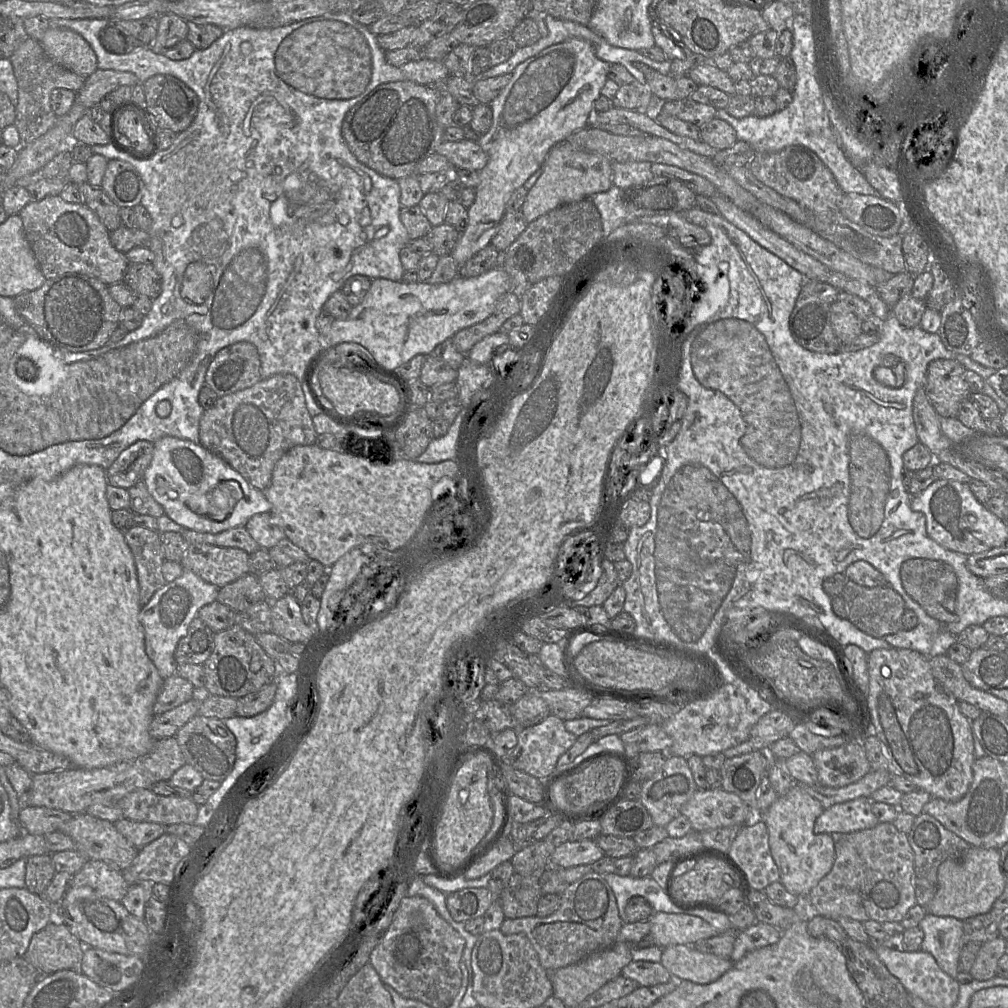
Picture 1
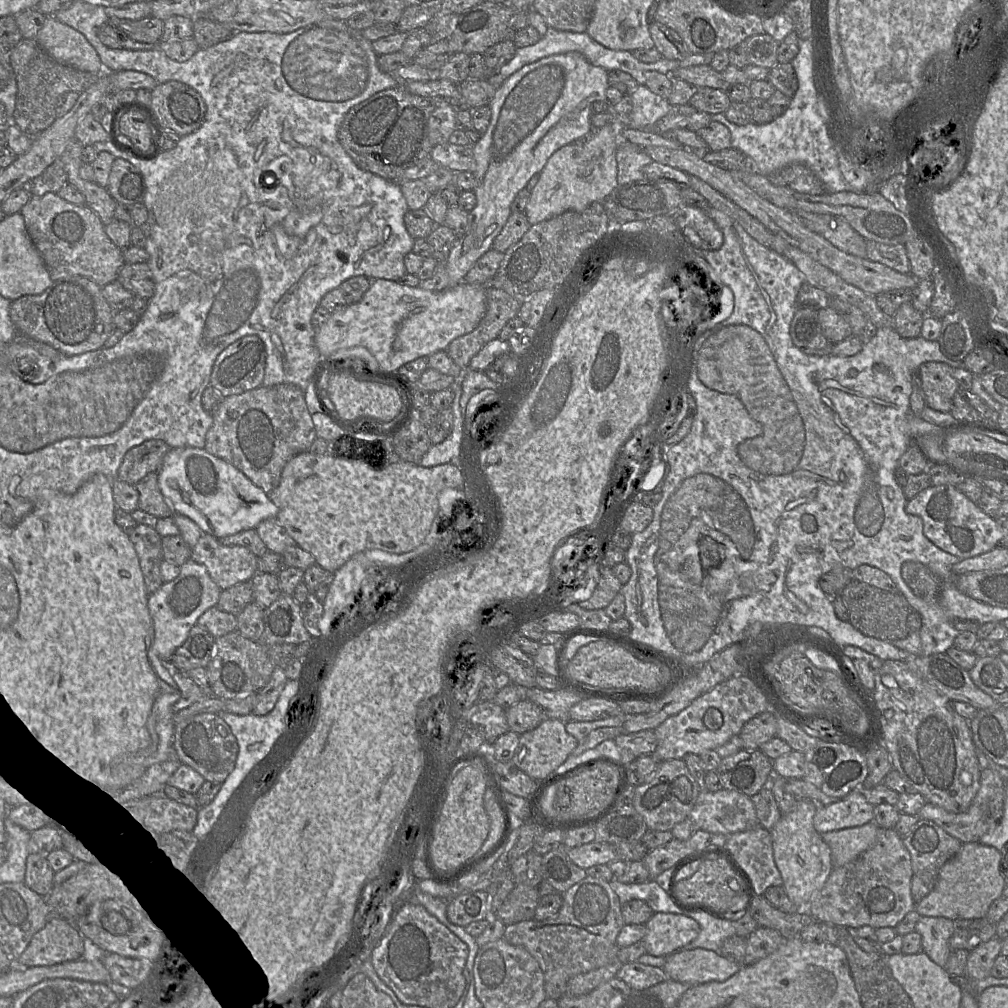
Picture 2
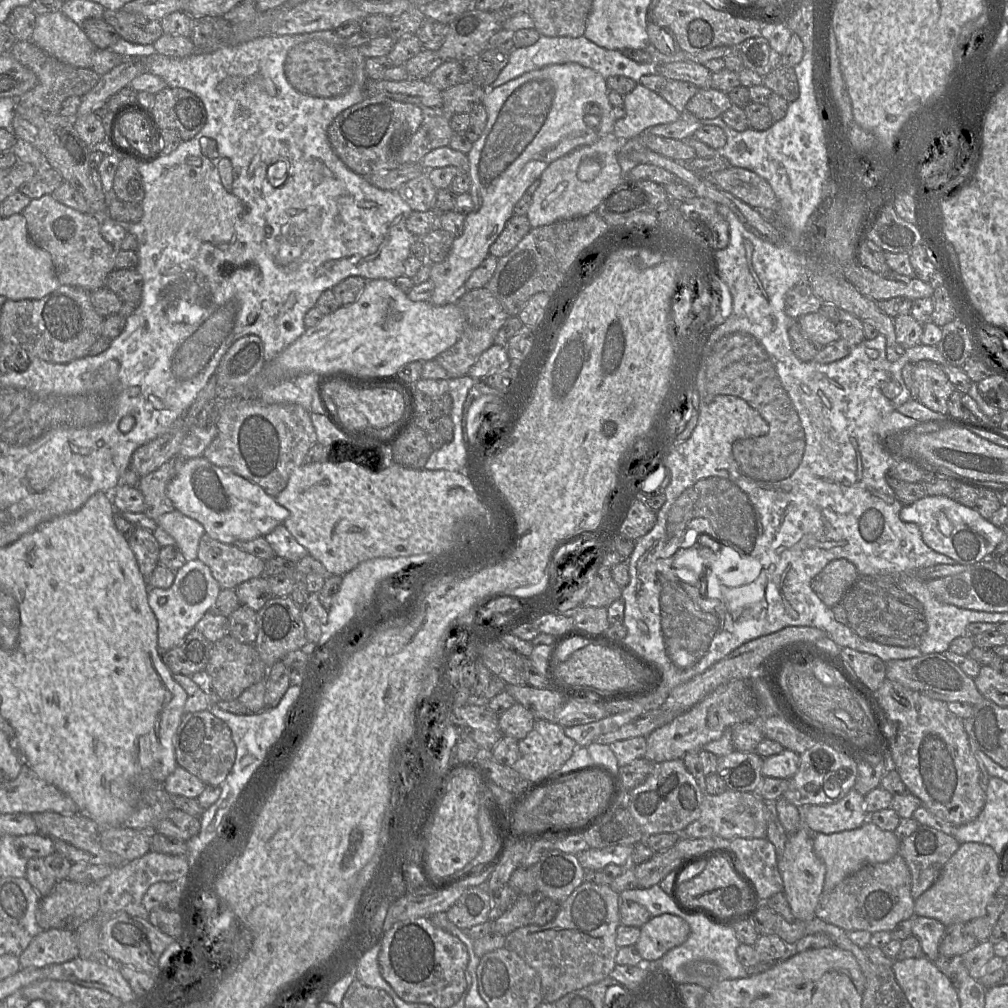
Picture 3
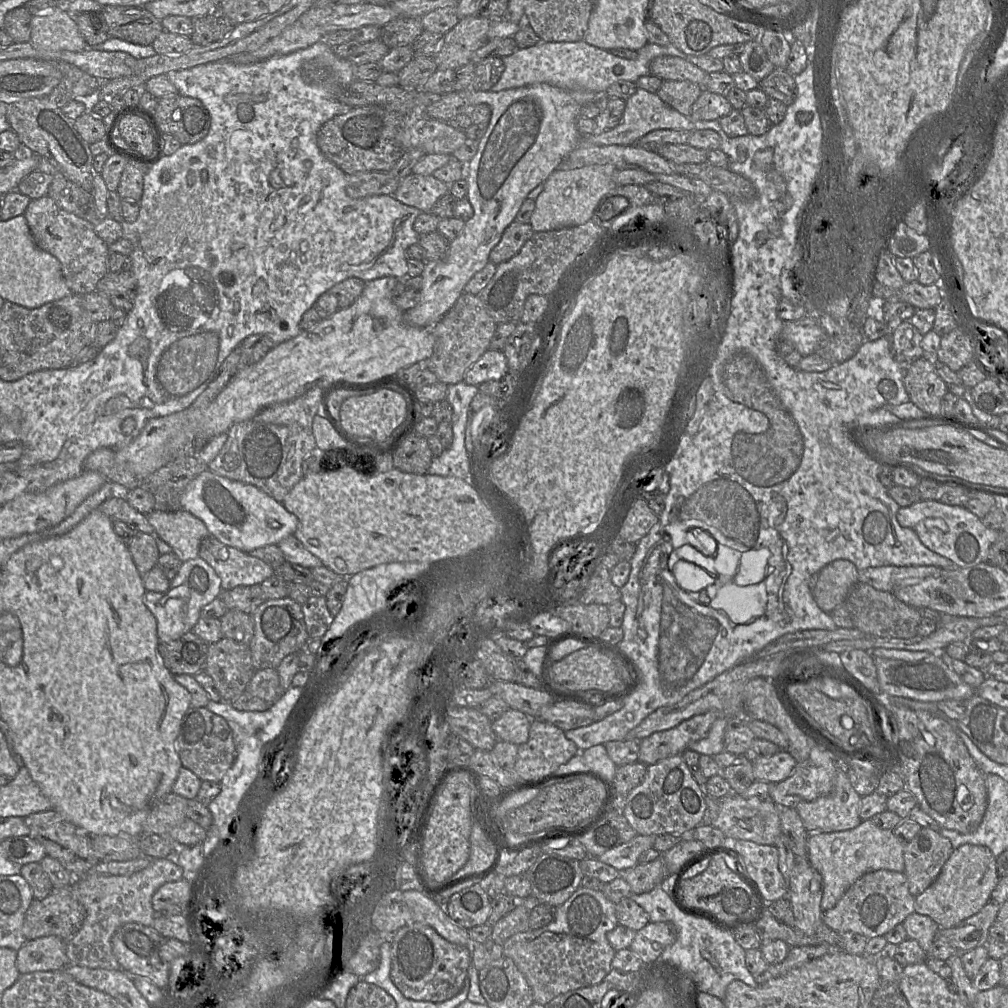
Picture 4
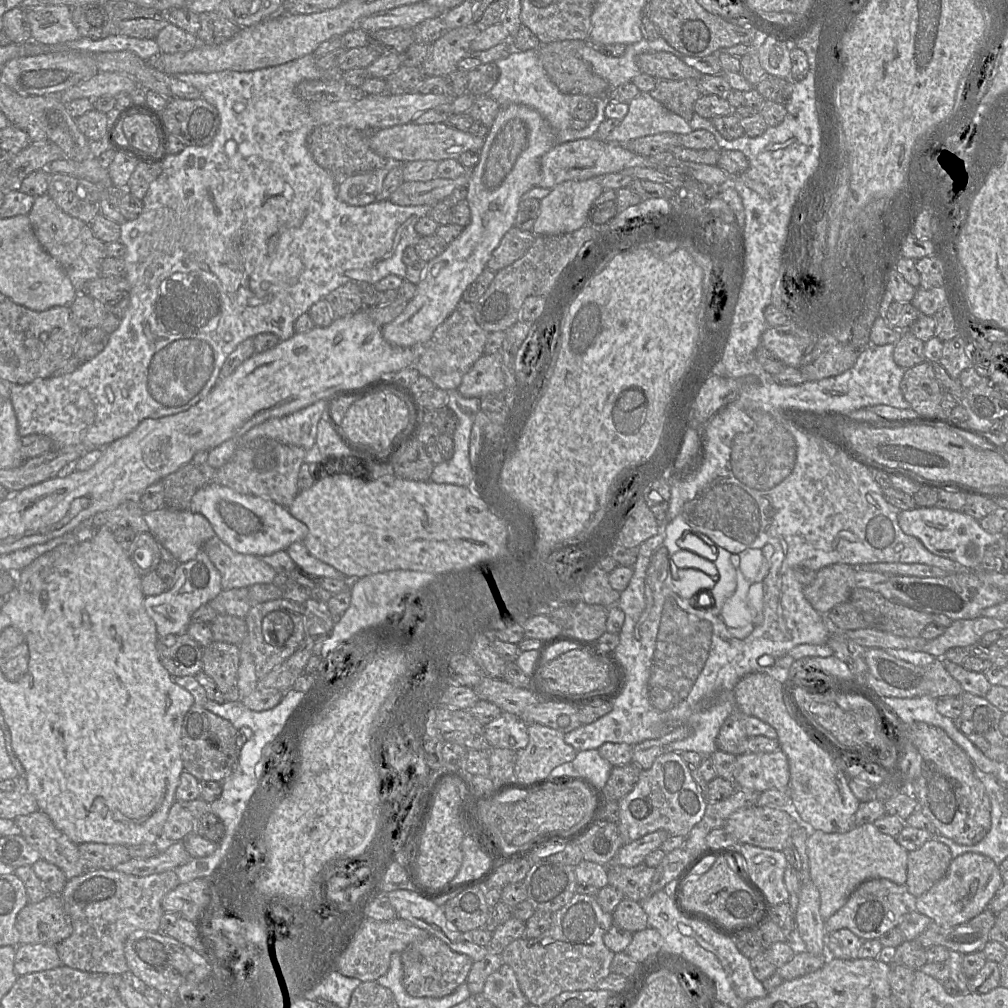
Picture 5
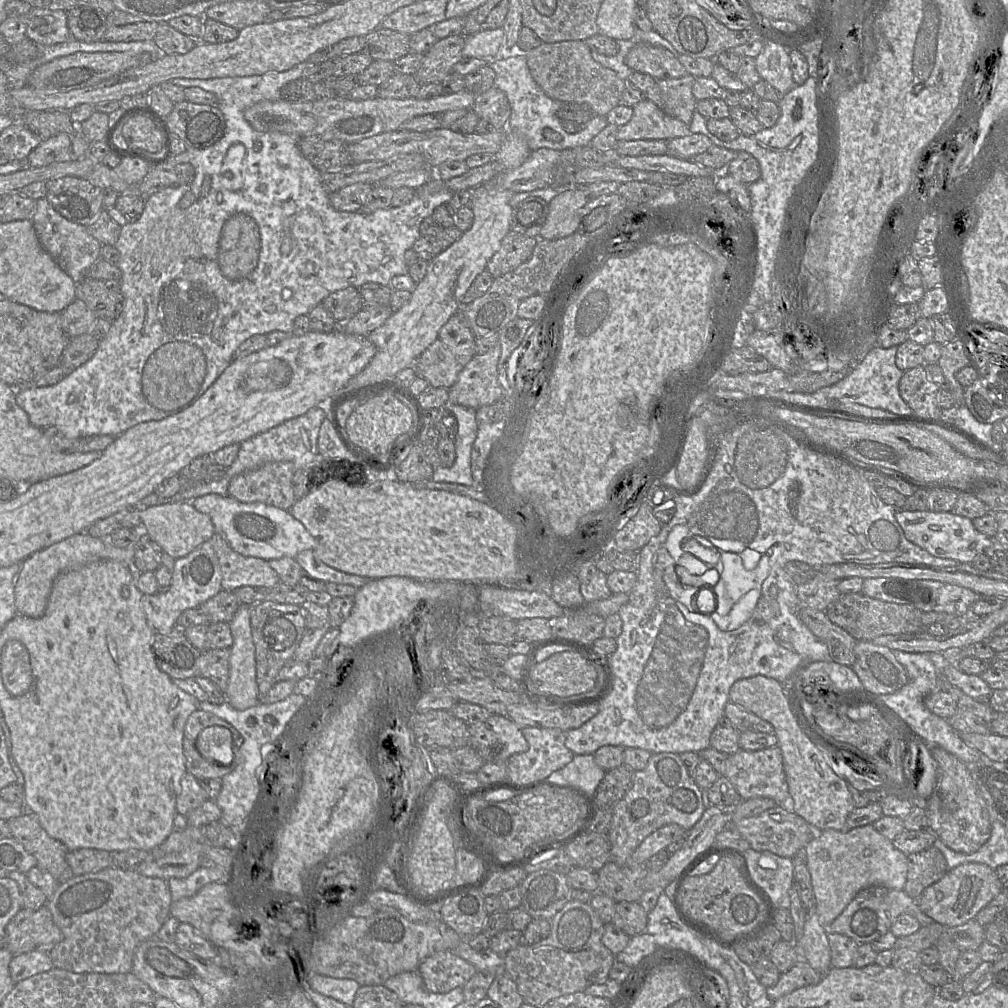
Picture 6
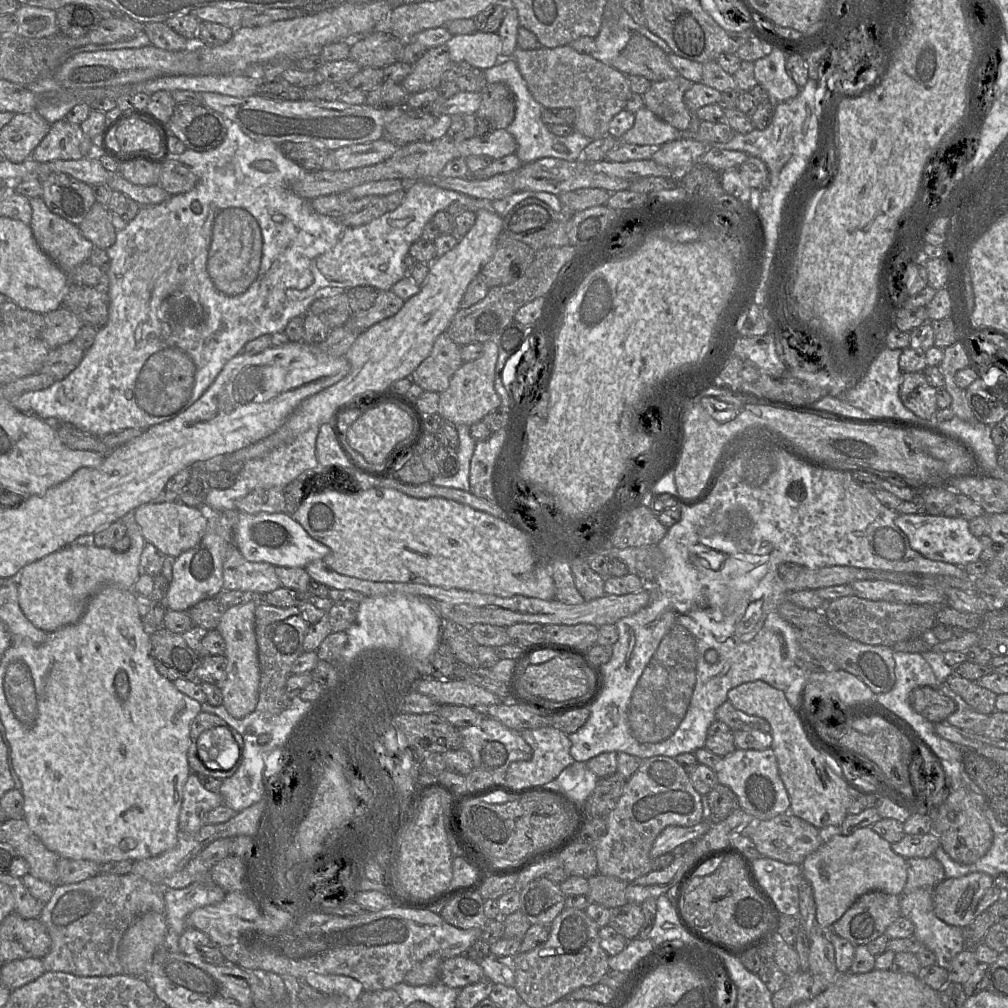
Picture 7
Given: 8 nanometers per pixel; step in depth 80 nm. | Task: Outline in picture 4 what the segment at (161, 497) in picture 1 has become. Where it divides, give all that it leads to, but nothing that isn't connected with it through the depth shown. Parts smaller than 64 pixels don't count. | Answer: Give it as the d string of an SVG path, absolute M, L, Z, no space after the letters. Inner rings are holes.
M209 469L190 482L181 495L180 501L181 510L190 512L202 520L211 536L227 546L237 548L246 553L267 545L278 545L286 537L294 535L299 523L298 518L294 514L288 512L281 503L259 488L216 475Z

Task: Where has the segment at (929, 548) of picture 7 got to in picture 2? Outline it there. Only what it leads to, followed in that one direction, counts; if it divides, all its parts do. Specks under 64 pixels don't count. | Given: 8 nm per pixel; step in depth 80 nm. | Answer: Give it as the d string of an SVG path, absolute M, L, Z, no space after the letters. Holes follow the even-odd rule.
M930 486L908 500L905 510L923 521L924 535L941 550L960 560L985 554L998 547L1004 529L995 518L985 514L955 486Z

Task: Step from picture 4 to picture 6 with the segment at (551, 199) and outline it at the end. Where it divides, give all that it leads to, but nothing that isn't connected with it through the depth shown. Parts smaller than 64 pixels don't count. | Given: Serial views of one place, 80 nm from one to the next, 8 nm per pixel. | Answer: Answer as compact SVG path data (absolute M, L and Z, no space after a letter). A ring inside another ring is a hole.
M564 187L549 202L546 221L538 238L556 240L568 237L577 232L580 224L580 209L590 200L581 187Z

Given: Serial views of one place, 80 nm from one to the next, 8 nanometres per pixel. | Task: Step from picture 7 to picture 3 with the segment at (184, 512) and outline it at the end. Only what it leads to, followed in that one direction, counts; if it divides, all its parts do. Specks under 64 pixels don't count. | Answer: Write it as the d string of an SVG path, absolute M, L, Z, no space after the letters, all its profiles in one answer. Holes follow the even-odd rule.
M177 510L163 514L156 523L174 538L186 562L197 559L200 539L206 533L202 524Z

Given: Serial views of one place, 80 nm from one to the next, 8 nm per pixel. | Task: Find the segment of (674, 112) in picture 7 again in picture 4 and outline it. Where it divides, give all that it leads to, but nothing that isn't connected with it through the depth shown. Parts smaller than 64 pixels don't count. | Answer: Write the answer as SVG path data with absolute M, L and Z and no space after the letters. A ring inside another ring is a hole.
M663 81L656 94L669 107L690 117L691 107L700 96L703 87L690 81Z

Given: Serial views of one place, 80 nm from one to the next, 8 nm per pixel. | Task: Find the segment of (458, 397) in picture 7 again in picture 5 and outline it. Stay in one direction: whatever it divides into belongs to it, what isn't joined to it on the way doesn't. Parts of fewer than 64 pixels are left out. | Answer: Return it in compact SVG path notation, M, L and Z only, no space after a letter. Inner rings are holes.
M497 351L483 354L463 376L458 391L465 397L481 398L506 389L502 372L502 355Z

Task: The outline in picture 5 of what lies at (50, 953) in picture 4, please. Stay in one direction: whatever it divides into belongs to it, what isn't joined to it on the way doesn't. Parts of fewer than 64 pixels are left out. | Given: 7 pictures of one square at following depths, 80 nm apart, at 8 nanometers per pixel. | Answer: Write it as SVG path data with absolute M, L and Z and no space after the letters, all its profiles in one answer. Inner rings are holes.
M22 944L15 948L14 971L18 977L62 965L56 945Z

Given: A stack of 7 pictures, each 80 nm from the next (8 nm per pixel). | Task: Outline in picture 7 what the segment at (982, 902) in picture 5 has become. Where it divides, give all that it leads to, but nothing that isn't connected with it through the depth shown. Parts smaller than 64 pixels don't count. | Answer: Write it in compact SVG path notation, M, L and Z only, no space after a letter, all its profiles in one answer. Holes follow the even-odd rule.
M973 872L958 878L946 878L932 890L933 911L948 925L967 927L981 912L1003 897L992 876Z

